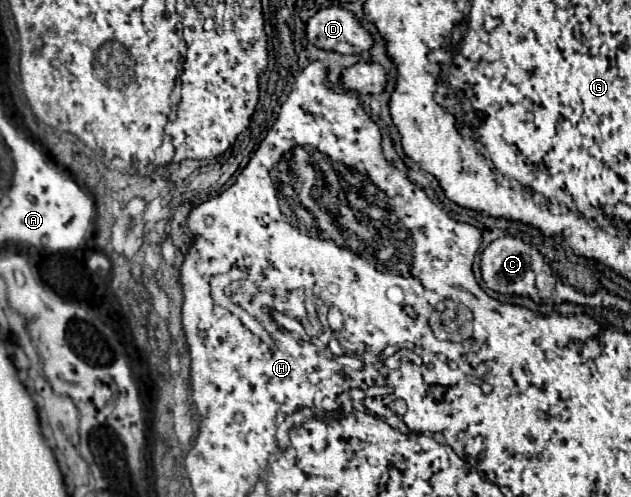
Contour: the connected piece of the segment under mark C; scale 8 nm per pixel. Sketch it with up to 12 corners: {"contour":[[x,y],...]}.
{"contour":[[519,238],[493,240],[479,256],[497,294],[537,302],[535,278],[549,268]]}

